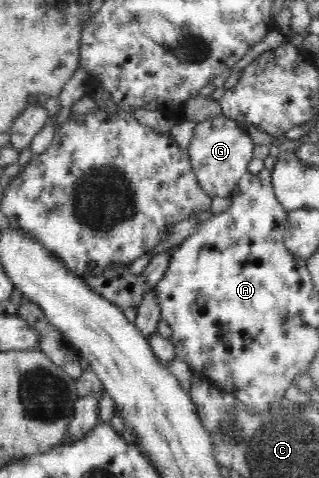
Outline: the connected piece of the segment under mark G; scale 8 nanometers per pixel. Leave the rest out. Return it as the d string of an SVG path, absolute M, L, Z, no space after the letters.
M225 114L196 122L194 134L186 148L190 165L197 177L199 187L211 197L231 198L237 190L237 183L248 173L249 163L254 158L255 143L245 130L243 123Z

